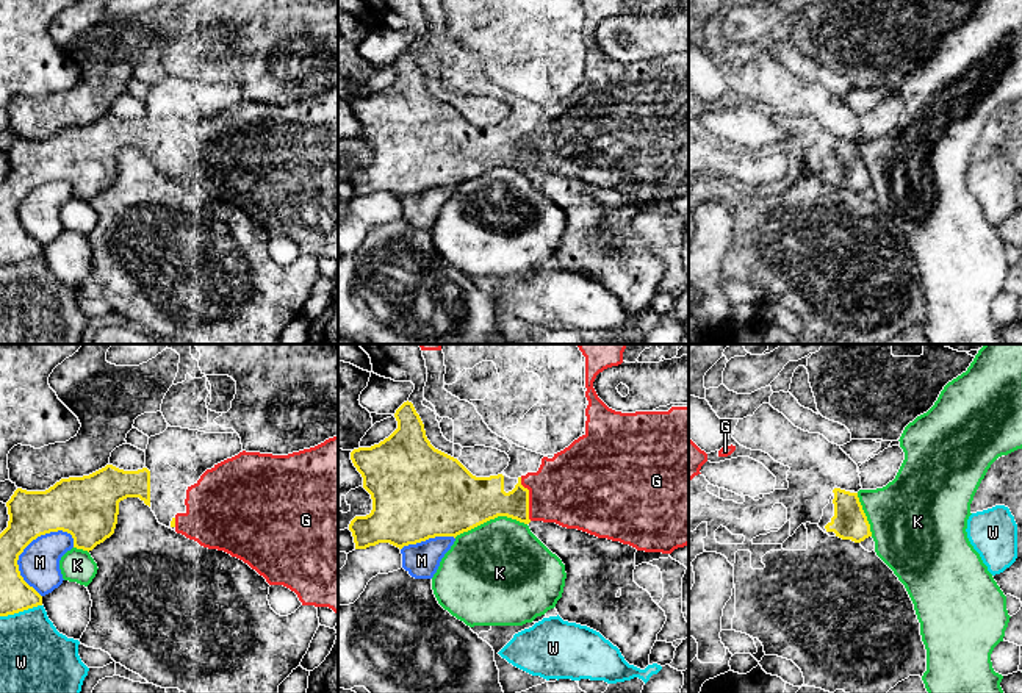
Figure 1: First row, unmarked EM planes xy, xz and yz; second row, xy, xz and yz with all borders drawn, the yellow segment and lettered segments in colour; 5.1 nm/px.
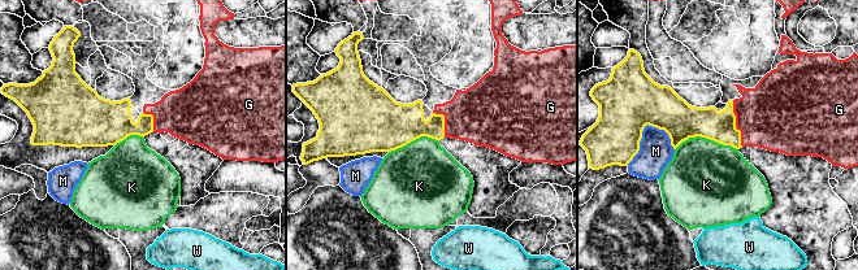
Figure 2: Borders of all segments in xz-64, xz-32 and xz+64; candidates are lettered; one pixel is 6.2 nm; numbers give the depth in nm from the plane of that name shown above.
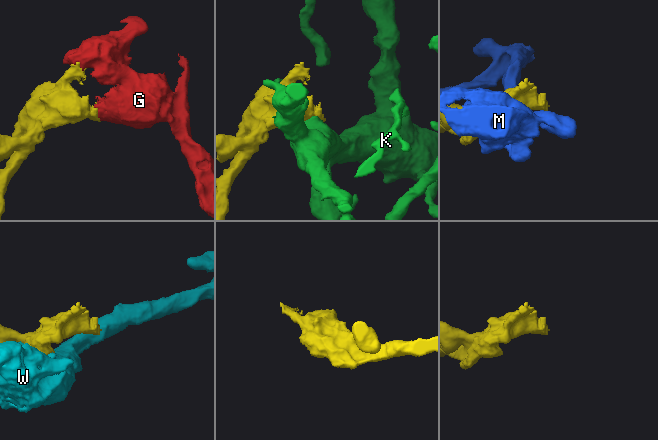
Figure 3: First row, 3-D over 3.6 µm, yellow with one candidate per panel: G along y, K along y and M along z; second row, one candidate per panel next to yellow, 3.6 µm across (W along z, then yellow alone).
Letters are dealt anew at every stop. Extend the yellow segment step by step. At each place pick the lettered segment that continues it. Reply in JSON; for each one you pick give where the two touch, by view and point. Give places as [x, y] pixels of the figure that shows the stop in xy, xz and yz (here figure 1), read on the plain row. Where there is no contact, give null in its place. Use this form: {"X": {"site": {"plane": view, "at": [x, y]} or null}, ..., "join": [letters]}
{"G": {"site": {"plane": "xz", "at": [528, 149]}}, "join": ["G"]}

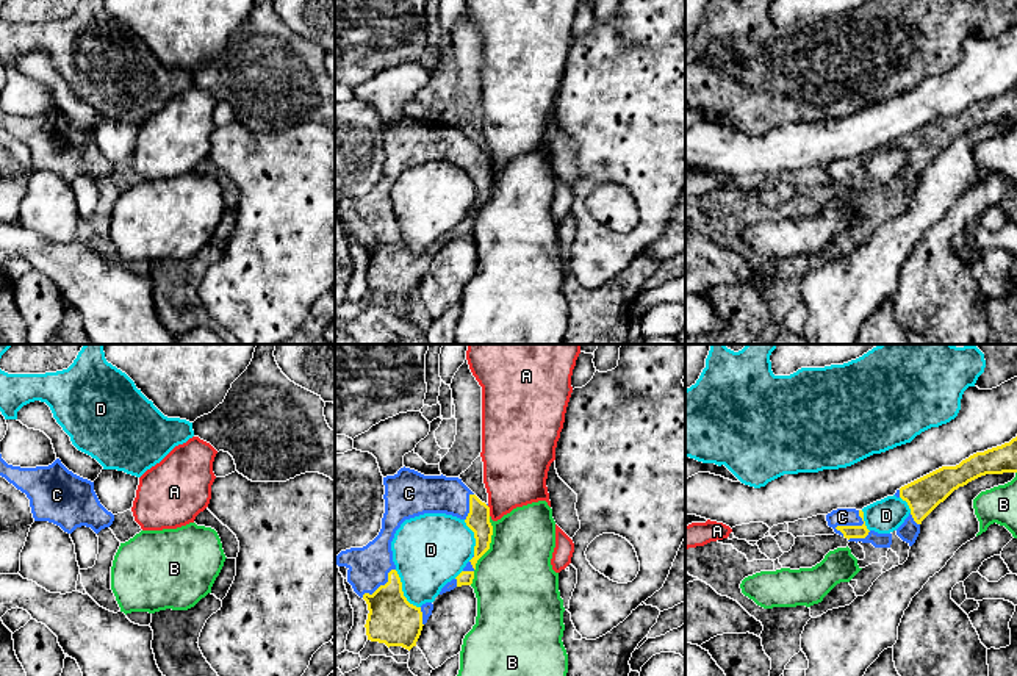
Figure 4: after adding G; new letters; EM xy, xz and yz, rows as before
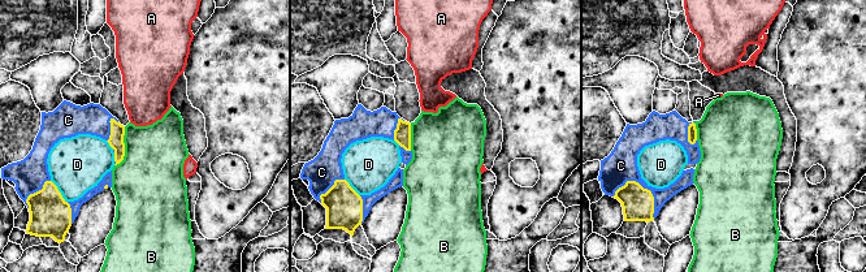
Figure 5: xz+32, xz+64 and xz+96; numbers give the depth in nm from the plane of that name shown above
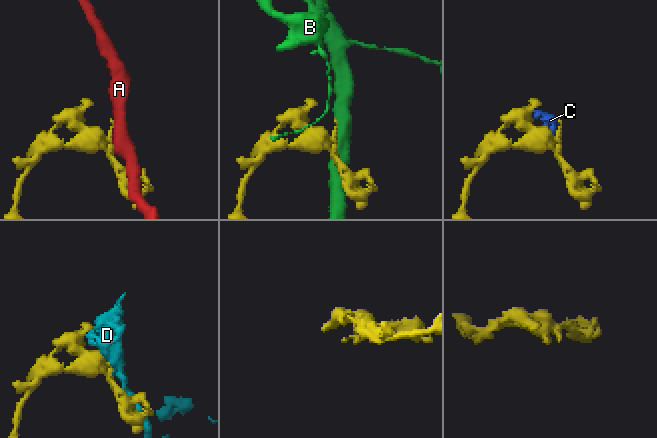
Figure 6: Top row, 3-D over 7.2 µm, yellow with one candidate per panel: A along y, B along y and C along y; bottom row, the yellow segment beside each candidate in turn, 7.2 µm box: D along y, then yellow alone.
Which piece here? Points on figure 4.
{"C": {"site": {"plane": "yz", "at": [855, 176]}}, "join": ["C"]}

